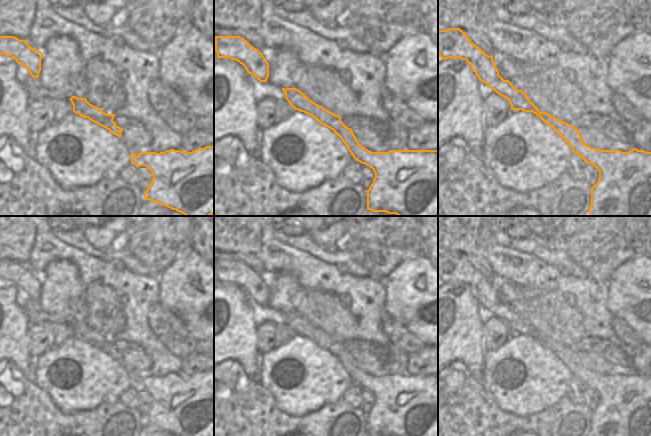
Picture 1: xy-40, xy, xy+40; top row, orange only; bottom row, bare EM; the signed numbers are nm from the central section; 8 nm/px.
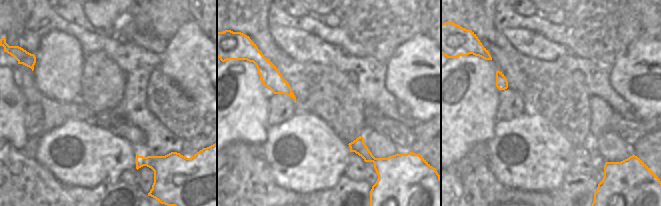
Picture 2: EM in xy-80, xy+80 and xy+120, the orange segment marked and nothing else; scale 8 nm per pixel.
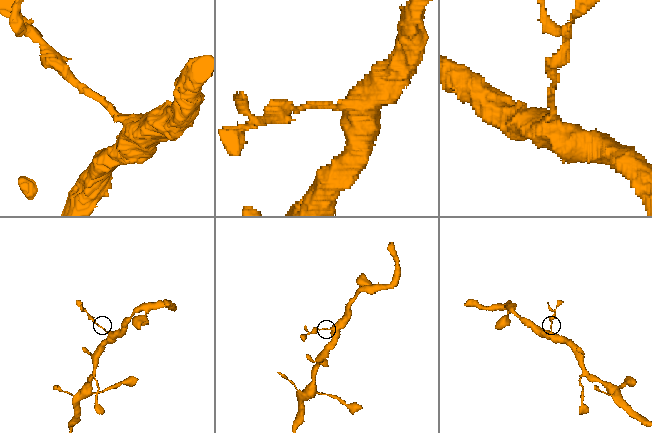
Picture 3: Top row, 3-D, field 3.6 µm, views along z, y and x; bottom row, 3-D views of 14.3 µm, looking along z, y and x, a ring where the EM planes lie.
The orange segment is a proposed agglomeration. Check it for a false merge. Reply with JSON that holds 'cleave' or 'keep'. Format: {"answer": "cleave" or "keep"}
{"answer": "cleave"}

